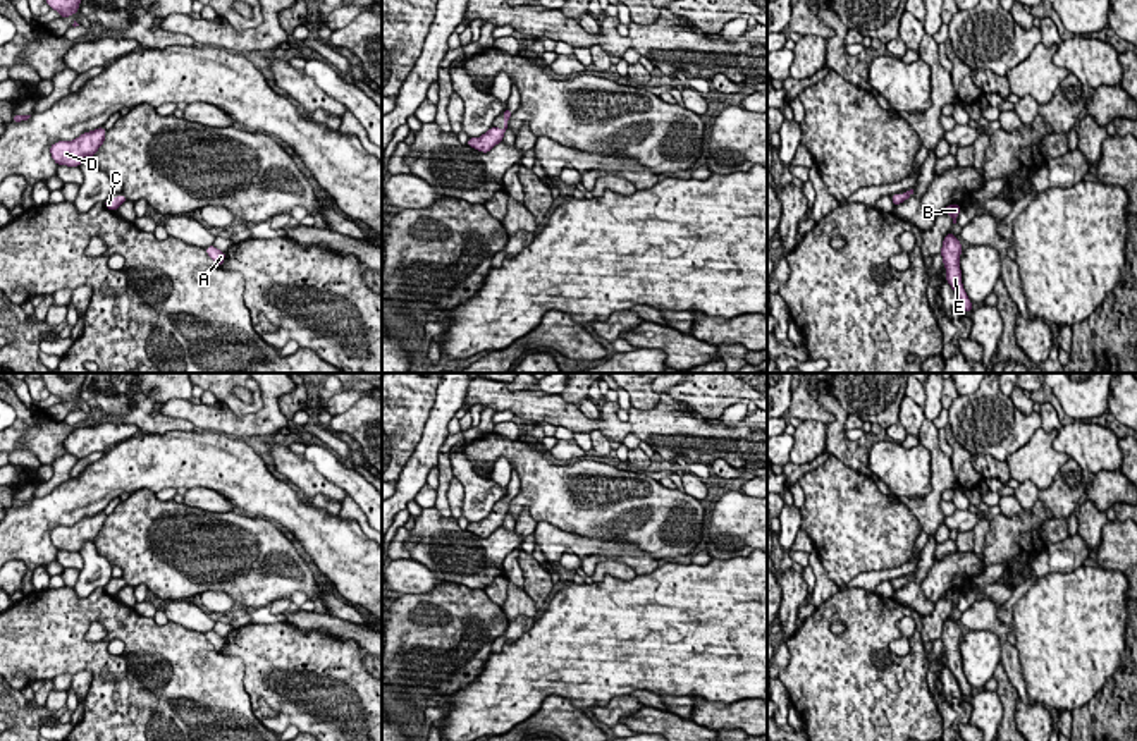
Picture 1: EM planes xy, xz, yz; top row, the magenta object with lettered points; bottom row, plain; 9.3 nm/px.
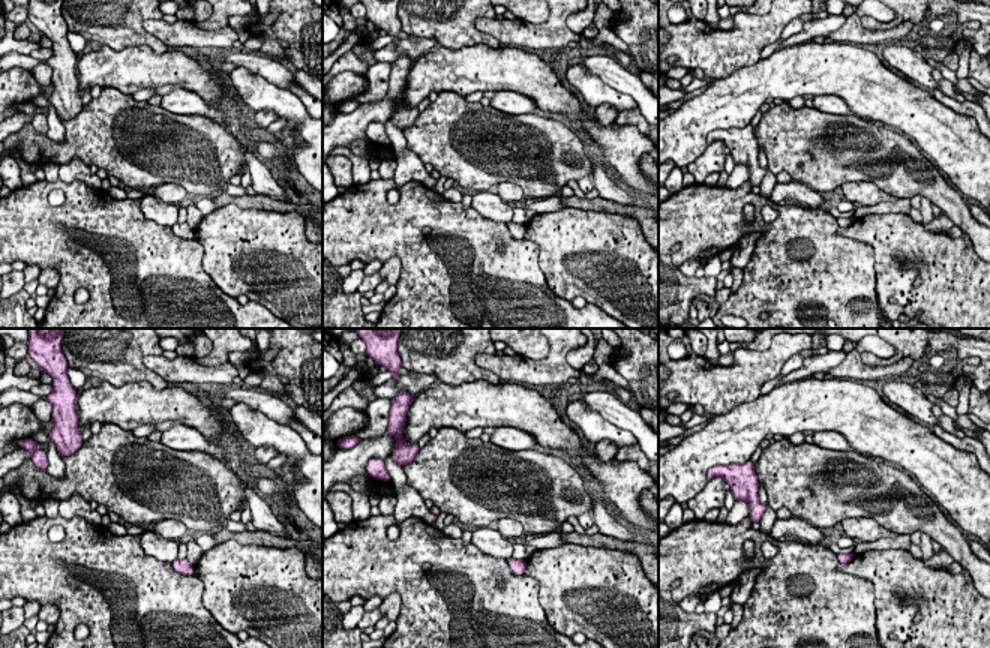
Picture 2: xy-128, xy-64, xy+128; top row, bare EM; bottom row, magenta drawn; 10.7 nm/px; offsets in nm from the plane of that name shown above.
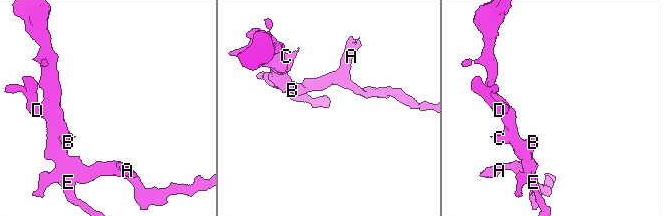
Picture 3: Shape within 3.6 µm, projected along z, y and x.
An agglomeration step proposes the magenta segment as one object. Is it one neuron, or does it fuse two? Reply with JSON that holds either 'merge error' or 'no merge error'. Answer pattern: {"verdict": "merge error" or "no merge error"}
{"verdict": "no merge error"}

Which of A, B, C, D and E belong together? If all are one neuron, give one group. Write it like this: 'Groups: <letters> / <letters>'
Groups: A B C D E

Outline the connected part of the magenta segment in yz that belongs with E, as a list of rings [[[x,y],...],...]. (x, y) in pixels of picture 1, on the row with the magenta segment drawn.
[[[948,232],[944,236],[943,248],[941,248],[943,263],[946,268],[946,282],[955,291],[962,304],[962,311],[965,313],[965,311],[972,311],[974,304],[968,299],[962,284],[960,254],[962,254],[962,242],[956,239],[956,236]]]

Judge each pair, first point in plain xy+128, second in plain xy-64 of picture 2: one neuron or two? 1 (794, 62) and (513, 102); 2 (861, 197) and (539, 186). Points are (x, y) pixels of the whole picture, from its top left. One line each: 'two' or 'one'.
1: two
2: two

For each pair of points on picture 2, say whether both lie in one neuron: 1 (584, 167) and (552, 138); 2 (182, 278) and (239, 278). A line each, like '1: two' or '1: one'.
1: one
2: two

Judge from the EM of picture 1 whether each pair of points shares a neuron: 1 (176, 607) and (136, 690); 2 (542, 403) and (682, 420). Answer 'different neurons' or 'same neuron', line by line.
1: different neurons
2: same neuron

